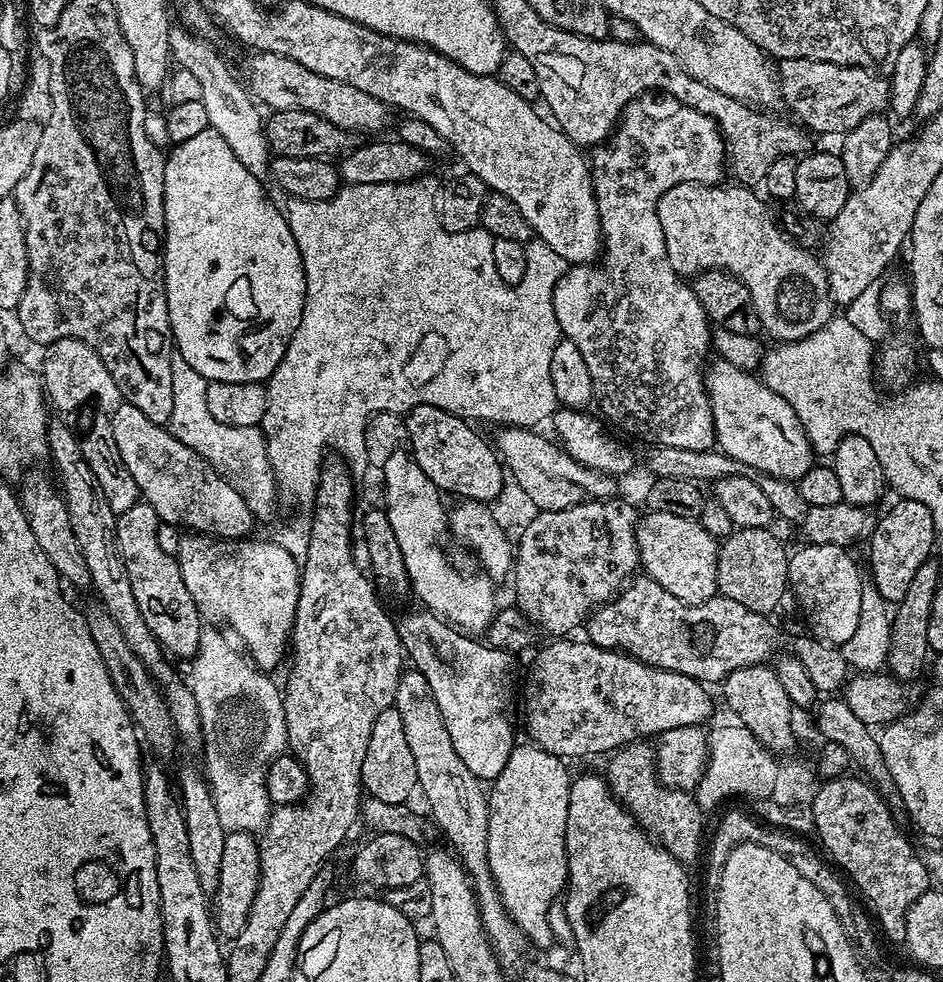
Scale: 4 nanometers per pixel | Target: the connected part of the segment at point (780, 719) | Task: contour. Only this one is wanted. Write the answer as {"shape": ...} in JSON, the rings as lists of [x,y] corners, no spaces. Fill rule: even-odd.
{"shape":[[[755,664],[746,666],[742,670],[734,670],[722,681],[724,687],[724,700],[733,712],[735,719],[754,738],[762,748],[767,748],[773,754],[788,752],[792,748],[792,712],[794,706],[782,686],[778,682],[775,667],[768,664]]]}

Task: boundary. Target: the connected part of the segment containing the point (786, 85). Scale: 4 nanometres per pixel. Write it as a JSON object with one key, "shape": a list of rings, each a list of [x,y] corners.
{"shape":[[[790,58],[778,64],[778,96],[805,129],[843,134],[858,126],[858,122],[867,116],[883,113],[889,107],[889,81],[879,80],[876,76],[879,75],[875,71],[866,68]]]}

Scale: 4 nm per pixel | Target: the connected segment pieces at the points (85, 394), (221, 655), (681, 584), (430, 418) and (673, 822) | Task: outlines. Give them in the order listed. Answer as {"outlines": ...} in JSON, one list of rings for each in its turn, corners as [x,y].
{"outlines":[[[[59,340],[47,345],[44,356],[44,372],[42,371],[42,383],[47,399],[51,407],[60,412],[72,412],[75,408],[83,406],[87,400],[97,400],[104,414],[111,414],[122,402],[122,397],[114,378],[110,378],[110,370],[86,346],[77,340]]],[[[208,626],[201,631],[200,645],[190,660],[190,687],[194,702],[198,702],[204,735],[202,772],[215,800],[219,824],[227,833],[254,834],[267,825],[272,812],[271,797],[265,785],[268,767],[285,751],[288,743],[284,701],[281,689],[272,685],[273,677],[261,672],[243,651],[235,652],[231,643],[233,641],[215,627]]],[[[645,511],[636,521],[636,549],[643,575],[658,582],[662,590],[687,604],[701,604],[717,595],[716,553],[718,540],[704,529],[699,519],[664,512]]],[[[419,404],[406,414],[404,426],[407,447],[437,490],[453,492],[456,498],[465,500],[493,502],[498,498],[506,473],[502,461],[495,447],[489,441],[487,444],[464,417],[438,406]]],[[[648,742],[626,744],[623,748],[617,748],[615,752],[611,753],[607,760],[608,772],[606,771],[606,779],[608,789],[612,791],[612,797],[632,813],[637,825],[643,828],[649,836],[655,838],[681,864],[691,866],[699,856],[701,859],[702,844],[700,848],[700,835],[704,832],[705,813],[700,805],[696,803],[695,795],[692,792],[680,792],[677,788],[667,788],[665,784],[660,782],[654,767],[653,745]]]]}

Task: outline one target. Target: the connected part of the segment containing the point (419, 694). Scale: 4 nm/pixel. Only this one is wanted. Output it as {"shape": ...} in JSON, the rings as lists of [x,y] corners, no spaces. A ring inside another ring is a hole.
{"shape":[[[405,670],[400,673],[400,685],[396,691],[395,708],[402,714],[402,726],[406,726],[406,742],[414,754],[414,770],[419,791],[424,791],[427,811],[439,833],[452,843],[451,851],[464,866],[476,896],[476,906],[488,941],[492,943],[497,957],[505,965],[512,964],[524,952],[526,937],[520,927],[510,918],[490,874],[488,862],[488,798],[481,781],[466,768],[450,742],[449,731],[442,720],[442,713],[434,700],[434,694],[422,673]]]}

